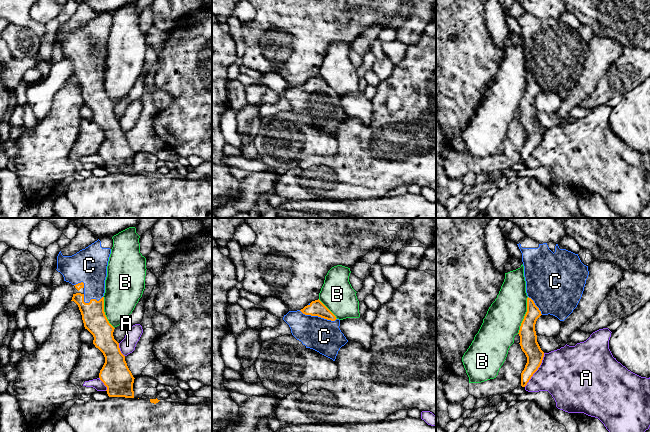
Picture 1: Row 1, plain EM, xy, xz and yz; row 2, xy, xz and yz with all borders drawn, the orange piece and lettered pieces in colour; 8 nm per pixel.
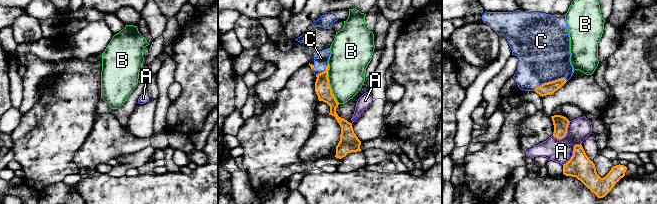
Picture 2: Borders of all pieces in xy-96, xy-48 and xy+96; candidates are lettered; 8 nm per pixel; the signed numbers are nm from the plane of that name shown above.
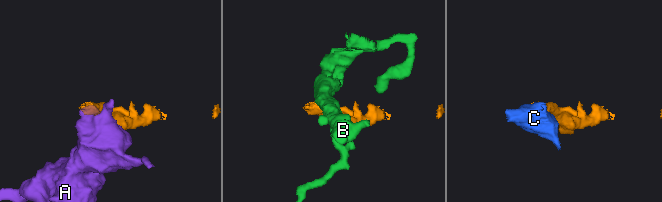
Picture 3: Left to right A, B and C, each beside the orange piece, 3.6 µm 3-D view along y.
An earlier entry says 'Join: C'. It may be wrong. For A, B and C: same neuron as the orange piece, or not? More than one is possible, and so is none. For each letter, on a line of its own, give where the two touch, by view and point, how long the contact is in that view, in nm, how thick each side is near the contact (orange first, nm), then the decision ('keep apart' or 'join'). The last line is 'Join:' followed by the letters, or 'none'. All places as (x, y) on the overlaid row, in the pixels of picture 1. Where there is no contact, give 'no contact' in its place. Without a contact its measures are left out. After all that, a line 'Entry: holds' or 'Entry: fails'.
A: meets orange in yz at (537, 369); contact 320 nm long; 140 nm thick on the orange side, 420 nm on the other; keep apart
B: meets orange in yz at (525, 315); contact 300 nm long; 140 nm thick on the orange side, 300 nm on the other; keep apart
C: meets orange in xz at (318, 316); contact 320 nm long; 130 nm thick on the orange side, 280 nm on the other; join
Join: C
Entry: holds

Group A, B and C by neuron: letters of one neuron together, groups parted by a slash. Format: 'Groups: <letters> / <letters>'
Groups: A / B / C

